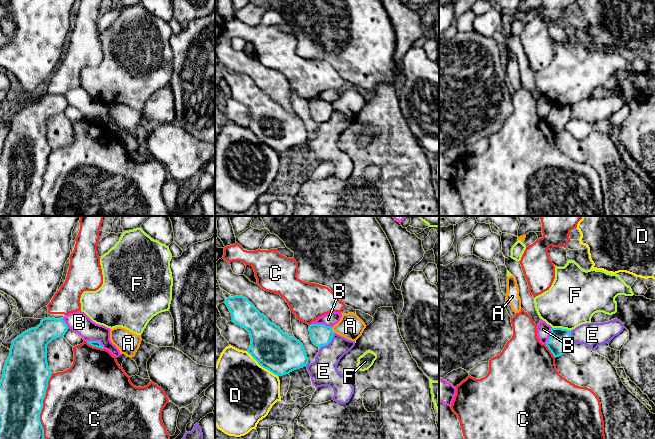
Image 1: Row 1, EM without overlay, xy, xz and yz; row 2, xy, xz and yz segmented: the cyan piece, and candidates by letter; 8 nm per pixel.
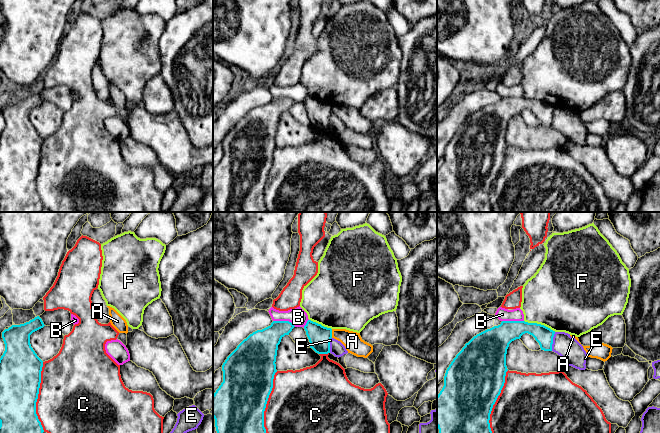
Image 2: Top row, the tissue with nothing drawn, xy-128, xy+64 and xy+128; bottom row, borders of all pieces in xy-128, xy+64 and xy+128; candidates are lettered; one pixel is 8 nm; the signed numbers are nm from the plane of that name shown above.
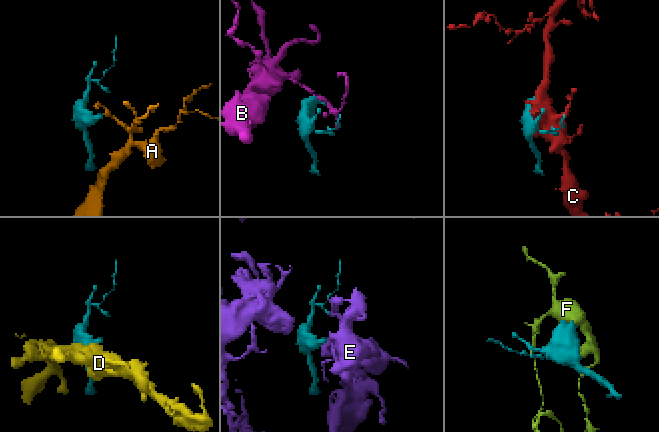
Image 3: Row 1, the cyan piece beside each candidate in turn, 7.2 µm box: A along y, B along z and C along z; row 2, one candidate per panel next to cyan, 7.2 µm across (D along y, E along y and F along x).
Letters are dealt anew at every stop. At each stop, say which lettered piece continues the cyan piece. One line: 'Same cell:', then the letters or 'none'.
Same cell: none

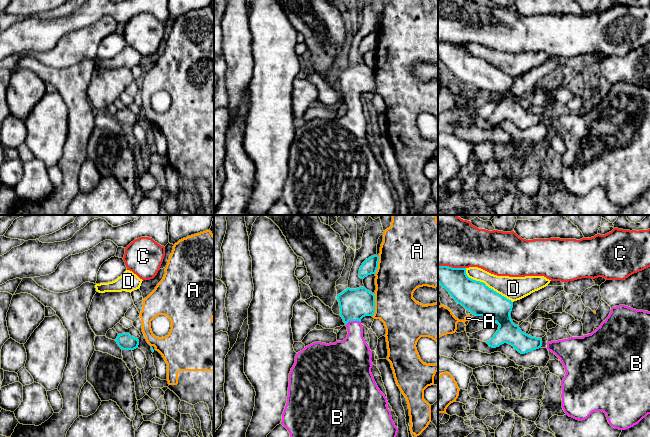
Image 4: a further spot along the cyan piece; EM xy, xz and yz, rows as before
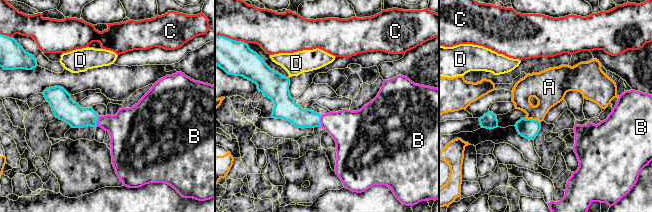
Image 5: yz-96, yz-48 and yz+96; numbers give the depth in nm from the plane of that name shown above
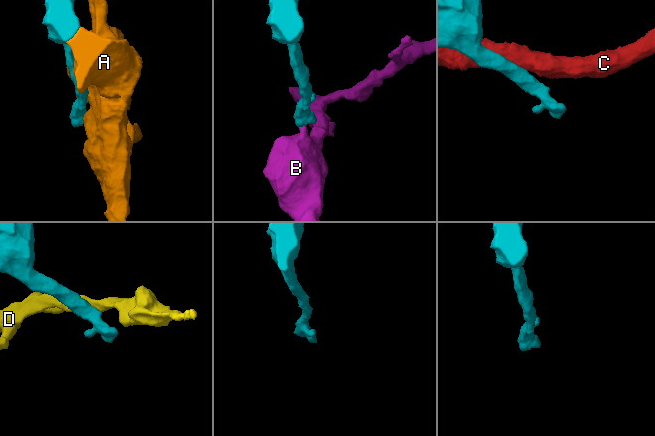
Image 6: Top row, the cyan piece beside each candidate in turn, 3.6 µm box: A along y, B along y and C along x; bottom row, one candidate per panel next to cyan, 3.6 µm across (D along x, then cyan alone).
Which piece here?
Same cell: B

